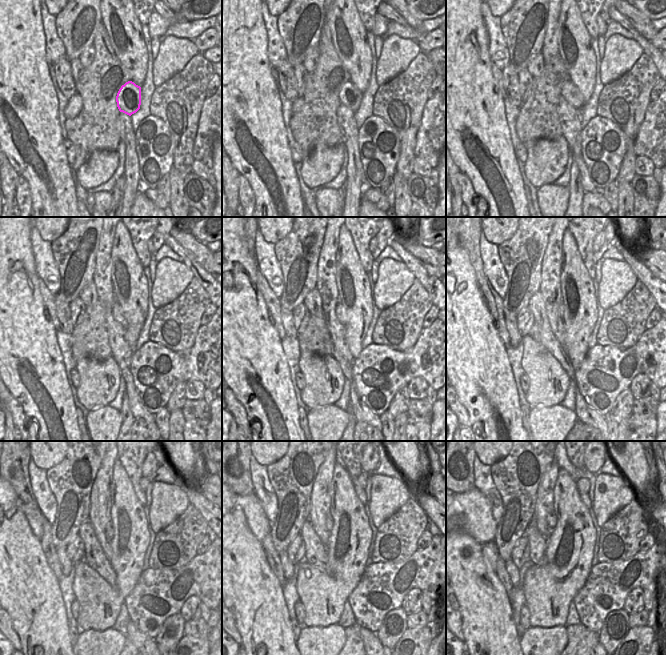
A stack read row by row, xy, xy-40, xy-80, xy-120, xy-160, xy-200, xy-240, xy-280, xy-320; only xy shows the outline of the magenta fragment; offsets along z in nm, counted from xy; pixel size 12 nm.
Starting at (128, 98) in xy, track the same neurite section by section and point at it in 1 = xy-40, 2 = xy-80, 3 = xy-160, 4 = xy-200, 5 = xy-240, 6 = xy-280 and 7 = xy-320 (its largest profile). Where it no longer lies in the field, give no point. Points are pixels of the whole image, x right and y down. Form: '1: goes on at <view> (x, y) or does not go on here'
1: goes on at xy-40 (351, 97)
2: goes on at xy-80 (571, 93)
3: goes on at xy-160 (341, 314)
4: goes on at xy-200 (561, 308)
5: goes on at xy-240 (108, 529)
6: goes on at xy-280 (329, 520)
7: goes on at xy-320 (551, 517)

